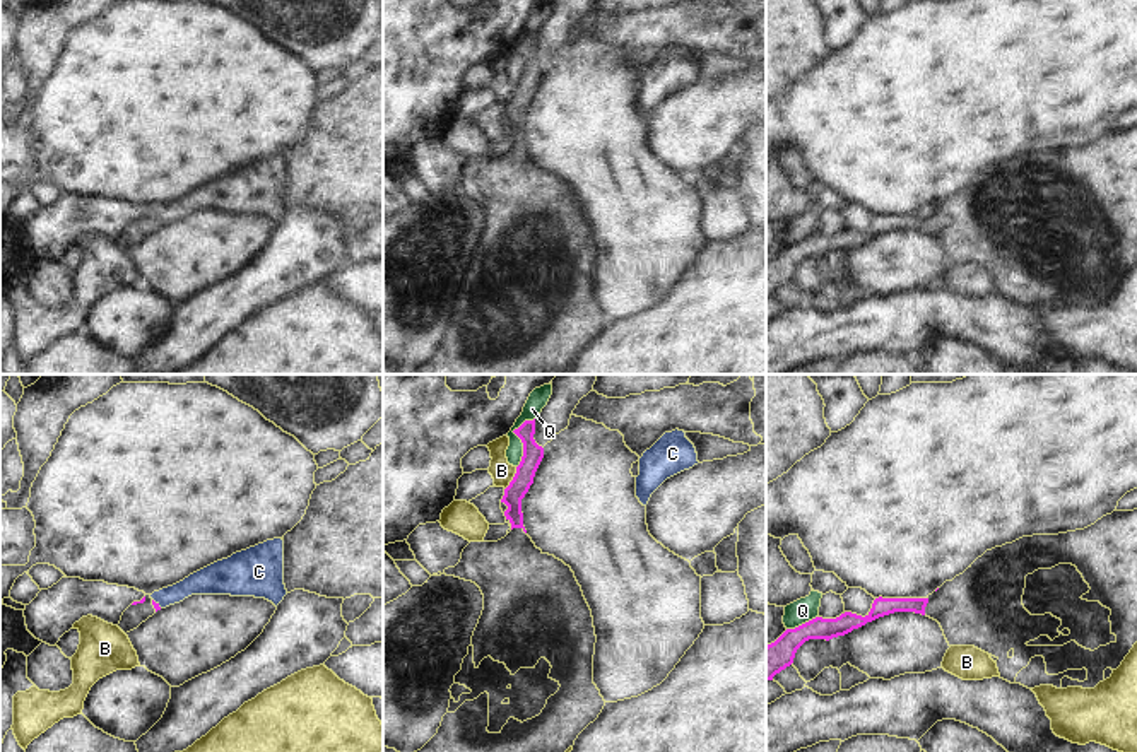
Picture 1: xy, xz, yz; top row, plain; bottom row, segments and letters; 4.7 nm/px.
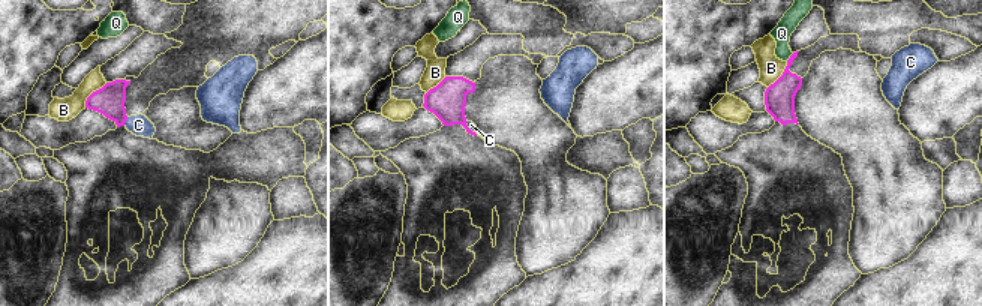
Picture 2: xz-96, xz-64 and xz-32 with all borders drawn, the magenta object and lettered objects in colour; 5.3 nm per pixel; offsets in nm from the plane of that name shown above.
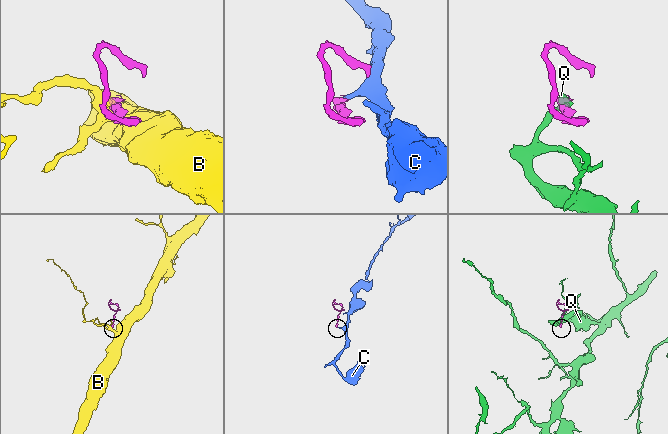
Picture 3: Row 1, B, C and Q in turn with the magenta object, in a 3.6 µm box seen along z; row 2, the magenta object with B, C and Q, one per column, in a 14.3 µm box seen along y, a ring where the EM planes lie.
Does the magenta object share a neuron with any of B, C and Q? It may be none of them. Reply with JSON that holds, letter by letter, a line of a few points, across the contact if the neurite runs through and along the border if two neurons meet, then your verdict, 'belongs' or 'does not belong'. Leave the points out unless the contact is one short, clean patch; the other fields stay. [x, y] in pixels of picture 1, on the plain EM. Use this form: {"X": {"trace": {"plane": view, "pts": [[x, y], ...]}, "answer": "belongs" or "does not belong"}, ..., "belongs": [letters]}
{"B": {"trace": {"plane": "xz", "pts": [[517, 84], [505, 106]]}, "answer": "does not belong"}, "C": {"trace": {"plane": "xy", "pts": [[153, 216], [161, 224]]}, "answer": "does not belong"}, "Q": {"trace": {"plane": "xz", "pts": [[534, 35], [513, 48], [522, 60], [522, 77], [517, 84]]}, "answer": "does not belong"}, "belongs": []}

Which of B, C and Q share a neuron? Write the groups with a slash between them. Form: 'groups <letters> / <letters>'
groups B / C / Q

